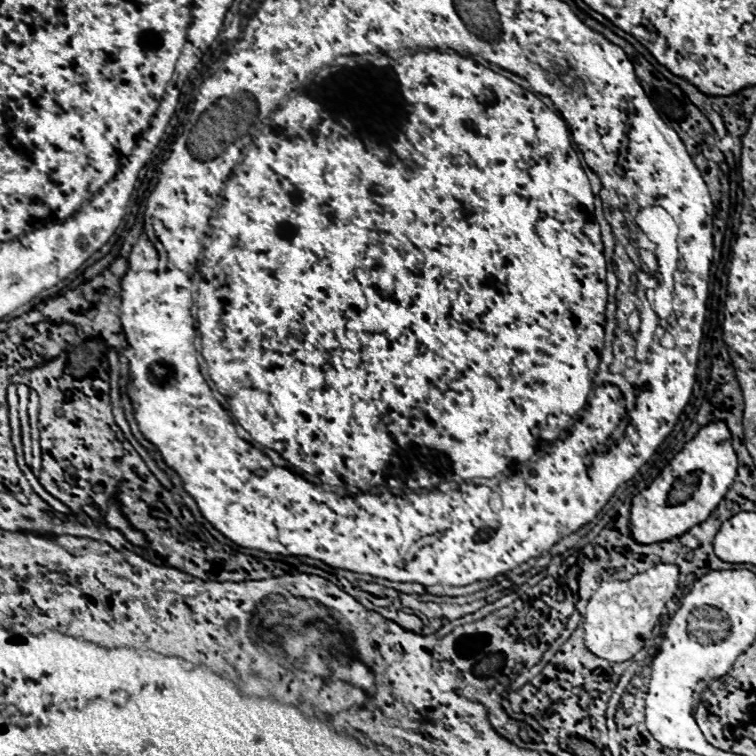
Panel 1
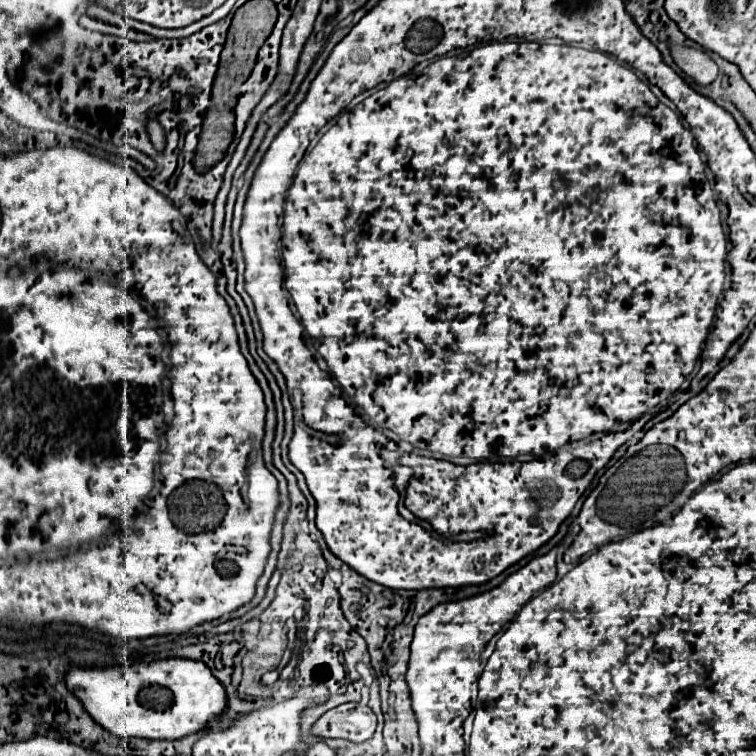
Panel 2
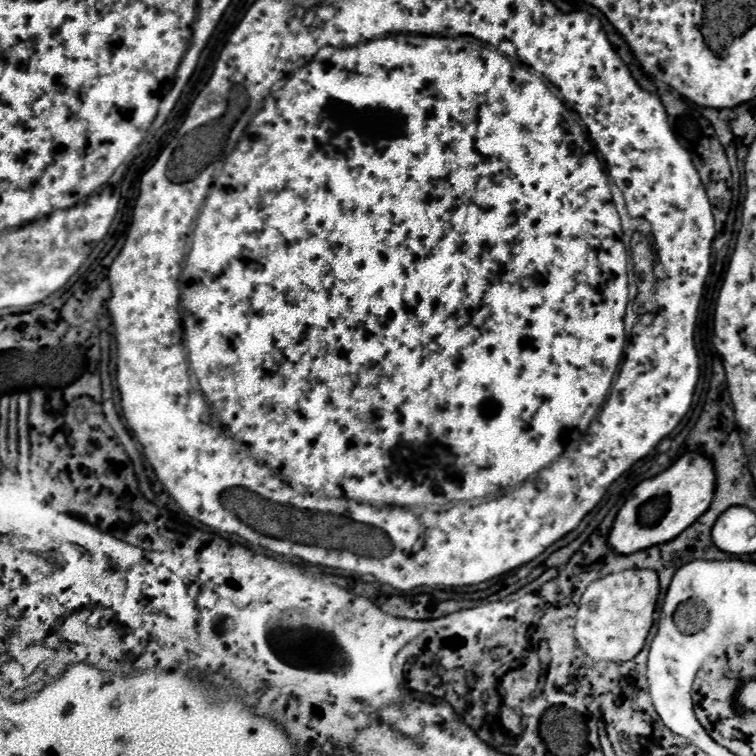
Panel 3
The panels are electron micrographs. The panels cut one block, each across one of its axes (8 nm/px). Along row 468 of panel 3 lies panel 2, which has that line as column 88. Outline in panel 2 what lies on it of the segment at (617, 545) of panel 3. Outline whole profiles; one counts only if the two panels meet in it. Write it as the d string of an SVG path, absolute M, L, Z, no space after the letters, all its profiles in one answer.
M166 658L152 664L132 666L110 666L110 668L80 668L74 666L64 674L66 688L84 704L86 712L108 732L120 738L154 738L154 740L176 740L194 734L206 726L206 722L220 716L226 708L224 686L212 676L204 662Z

